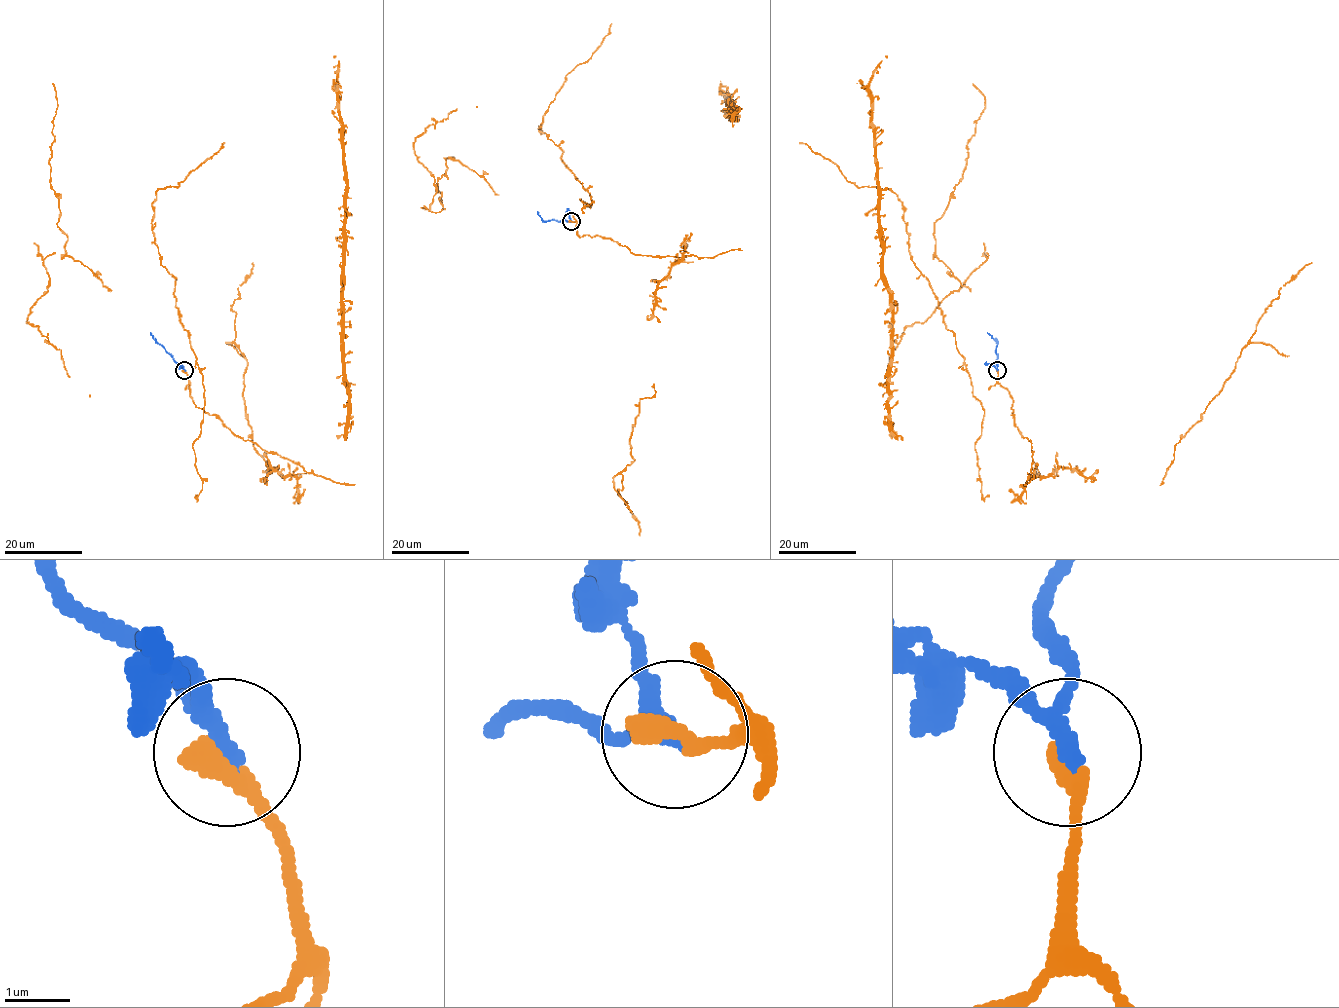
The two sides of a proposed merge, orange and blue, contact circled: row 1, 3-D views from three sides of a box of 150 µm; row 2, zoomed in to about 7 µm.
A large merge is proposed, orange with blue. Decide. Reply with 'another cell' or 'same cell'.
same cell

